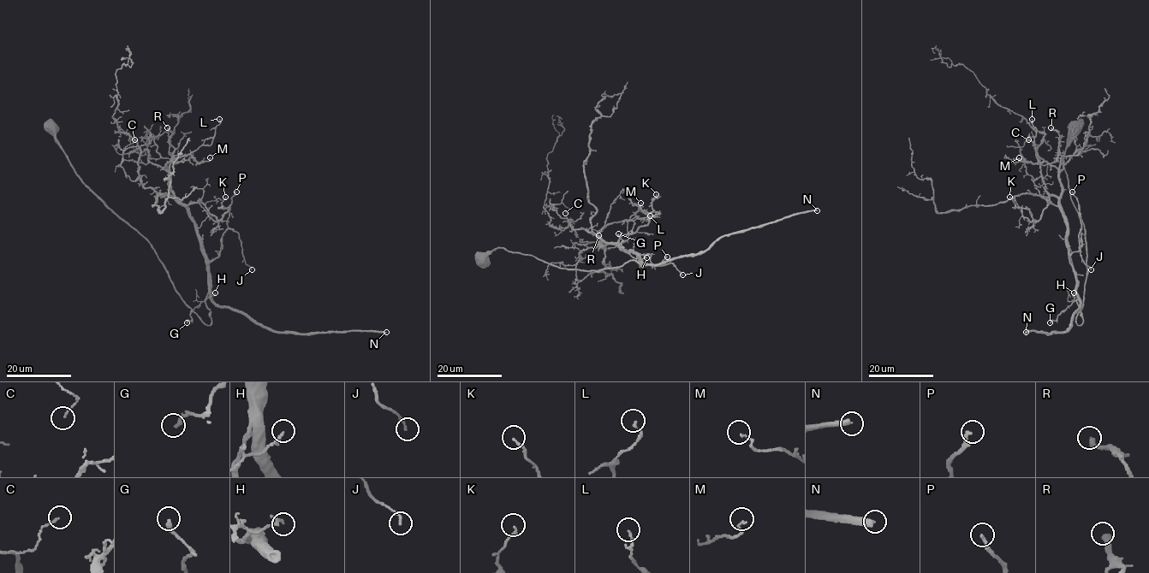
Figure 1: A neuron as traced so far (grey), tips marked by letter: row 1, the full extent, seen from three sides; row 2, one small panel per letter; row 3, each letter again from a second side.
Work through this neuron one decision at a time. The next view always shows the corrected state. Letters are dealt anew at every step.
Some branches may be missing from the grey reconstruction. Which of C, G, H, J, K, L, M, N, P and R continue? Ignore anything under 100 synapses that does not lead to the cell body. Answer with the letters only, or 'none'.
N

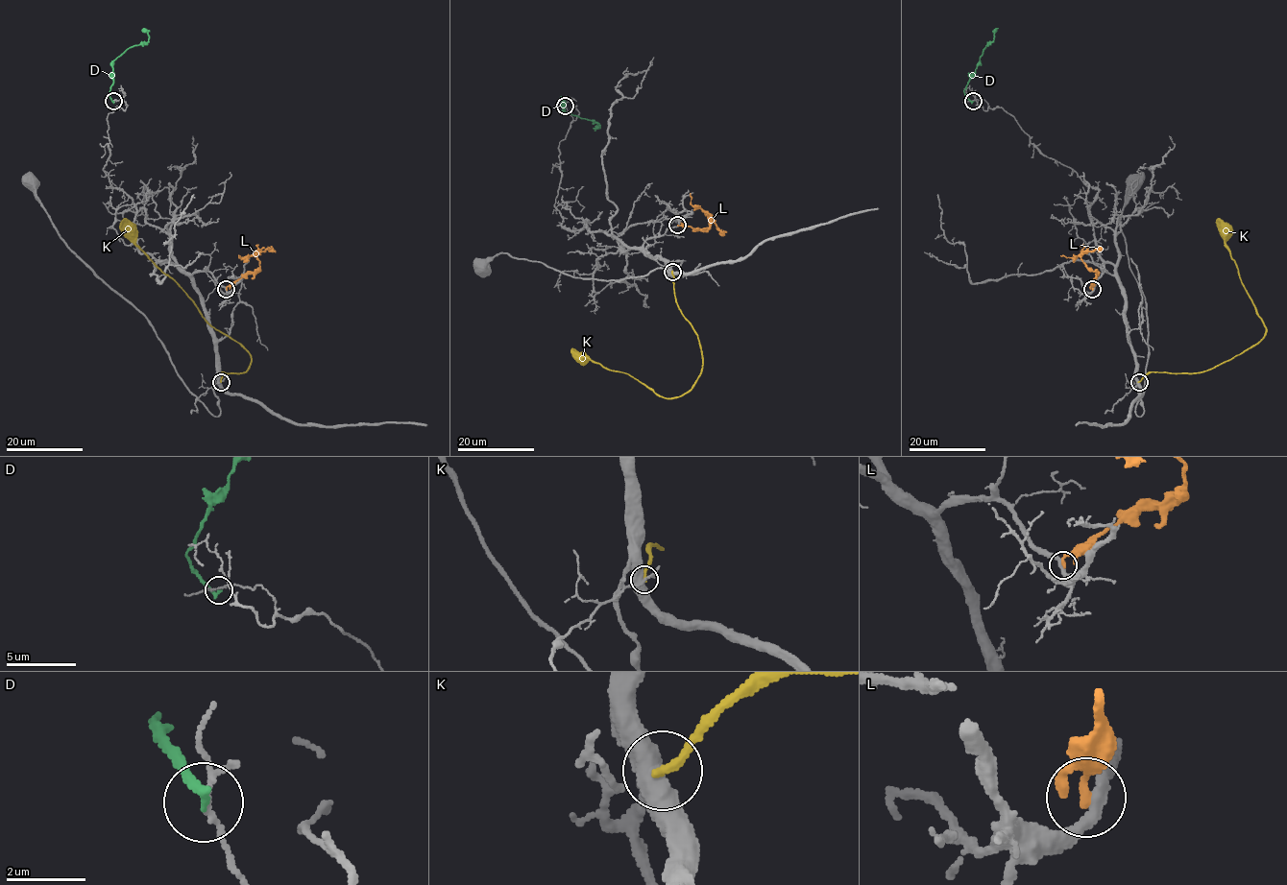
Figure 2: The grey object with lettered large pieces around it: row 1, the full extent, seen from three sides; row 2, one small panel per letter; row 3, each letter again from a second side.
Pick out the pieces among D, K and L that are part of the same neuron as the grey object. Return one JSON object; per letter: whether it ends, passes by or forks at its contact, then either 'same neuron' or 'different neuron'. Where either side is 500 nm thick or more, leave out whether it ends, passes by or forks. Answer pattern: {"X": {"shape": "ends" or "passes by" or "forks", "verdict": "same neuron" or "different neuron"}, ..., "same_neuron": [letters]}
{"D": {"shape": "ends", "verdict": "different neuron"}, "K": {"verdict": "different neuron"}, "L": {"shape": "ends", "verdict": "different neuron"}, "same_neuron": []}

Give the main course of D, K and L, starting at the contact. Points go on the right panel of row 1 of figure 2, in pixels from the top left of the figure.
D: (973, 101), (965, 94), (964, 88), (998, 28)
K: (1138, 381), (1152, 371), (1201, 372), (1251, 347), (1265, 334), (1216, 219)
L: (1093, 289), (1096, 274), (1080, 257), (1060, 255)

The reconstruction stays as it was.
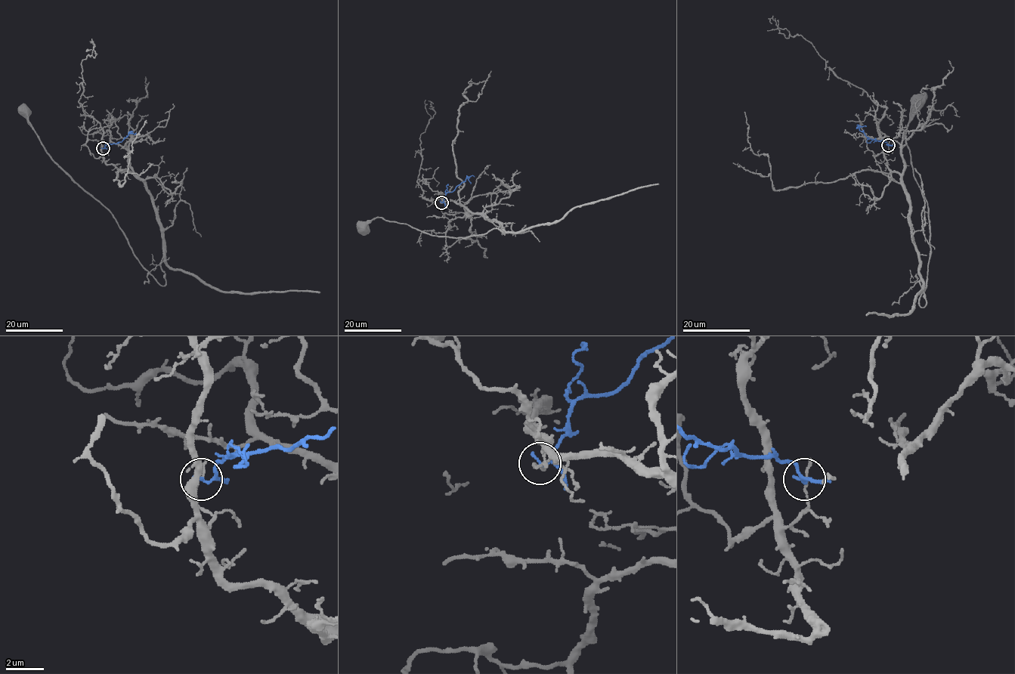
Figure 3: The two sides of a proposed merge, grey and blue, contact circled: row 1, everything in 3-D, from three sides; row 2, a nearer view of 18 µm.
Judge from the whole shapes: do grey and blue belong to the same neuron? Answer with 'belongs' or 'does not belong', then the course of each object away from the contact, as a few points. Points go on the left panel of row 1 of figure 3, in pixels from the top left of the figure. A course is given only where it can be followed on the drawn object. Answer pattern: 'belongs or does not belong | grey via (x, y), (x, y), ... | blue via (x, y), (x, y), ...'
does not belong | grey via (103, 148), (103, 160), (134, 174), (150, 196), (165, 285), (115, 217), (47, 153), (26, 110) | blue via (103, 148), (108, 144), (121, 142), (130, 134), (135, 133)

